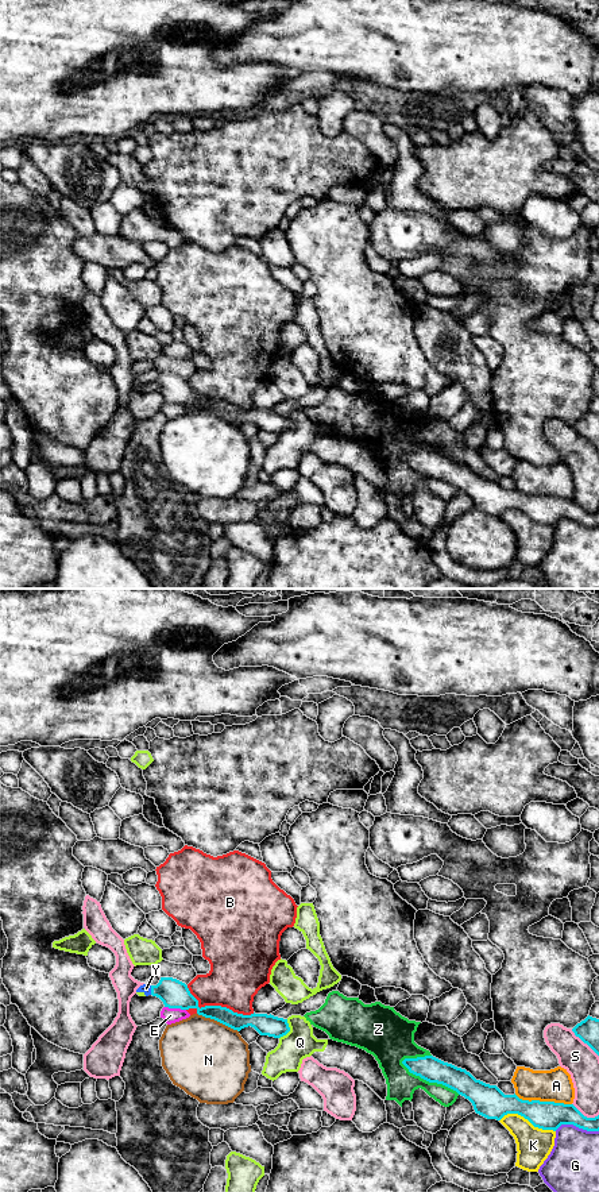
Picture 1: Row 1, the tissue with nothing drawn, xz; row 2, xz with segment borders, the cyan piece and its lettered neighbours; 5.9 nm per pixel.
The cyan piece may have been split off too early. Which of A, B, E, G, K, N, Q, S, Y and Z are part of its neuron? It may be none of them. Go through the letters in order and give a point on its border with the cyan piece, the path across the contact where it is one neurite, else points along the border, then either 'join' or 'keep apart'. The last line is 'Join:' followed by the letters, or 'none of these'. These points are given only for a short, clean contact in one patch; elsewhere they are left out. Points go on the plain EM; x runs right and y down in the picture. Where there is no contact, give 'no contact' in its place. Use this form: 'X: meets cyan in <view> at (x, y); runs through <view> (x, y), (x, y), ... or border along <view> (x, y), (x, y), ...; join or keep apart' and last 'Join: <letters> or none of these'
A: meets cyan in xz at (543, 497); keep apart
B: meets cyan in xz at (216, 401); keep apart
E: meets cyan in xz at (176, 402); border along xz (165, 401), (185, 405); keep apart
G: meets cyan in xz at (576, 521); keep apart
K: meets cyan in xz at (528, 515); keep apart
N: meets cyan in xz at (217, 416); border along xz (197, 408), (238, 427); keep apart
Q: meets cyan in xz at (289, 425); keep apart
S: meets cyan in xz at (584, 438); keep apart
Y: meets cyan in xz at (151, 385); border along xz (150, 381), (151, 389); keep apart
Z: meets cyan in xz at (429, 477); keep apart
Join: none of these

